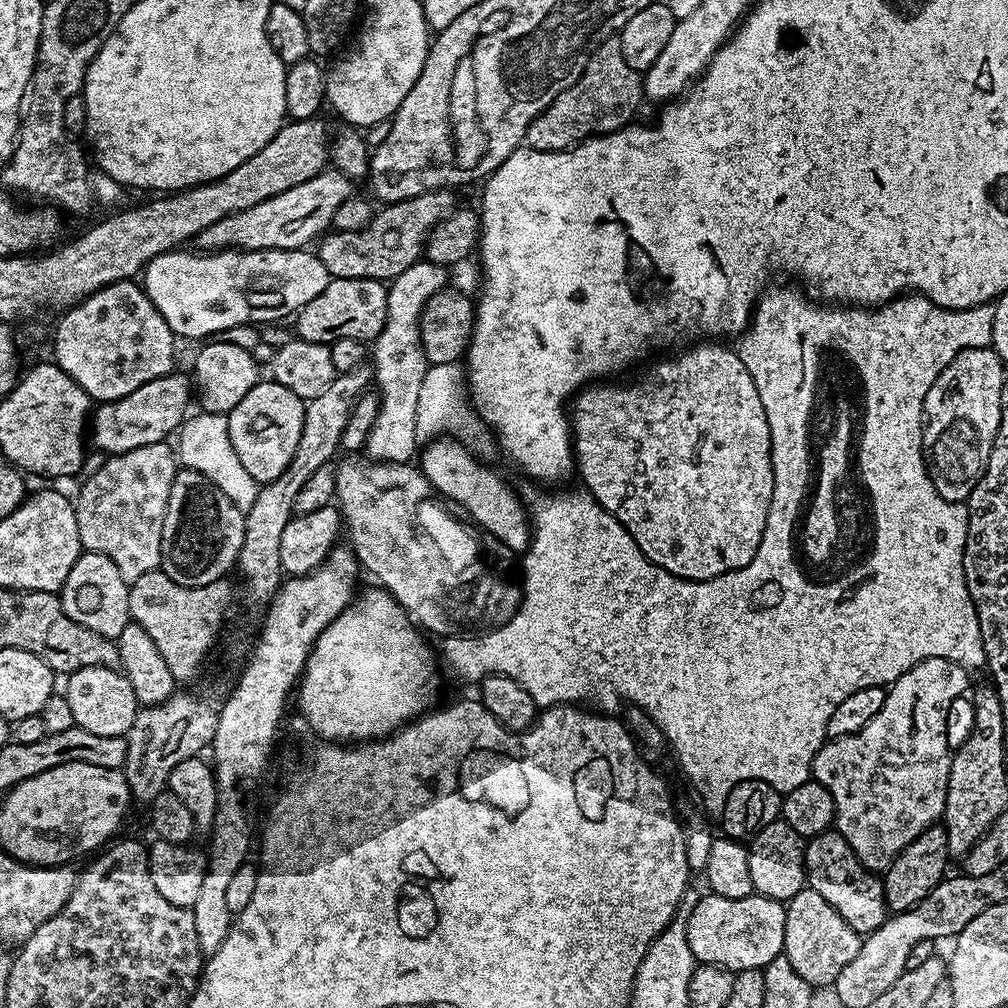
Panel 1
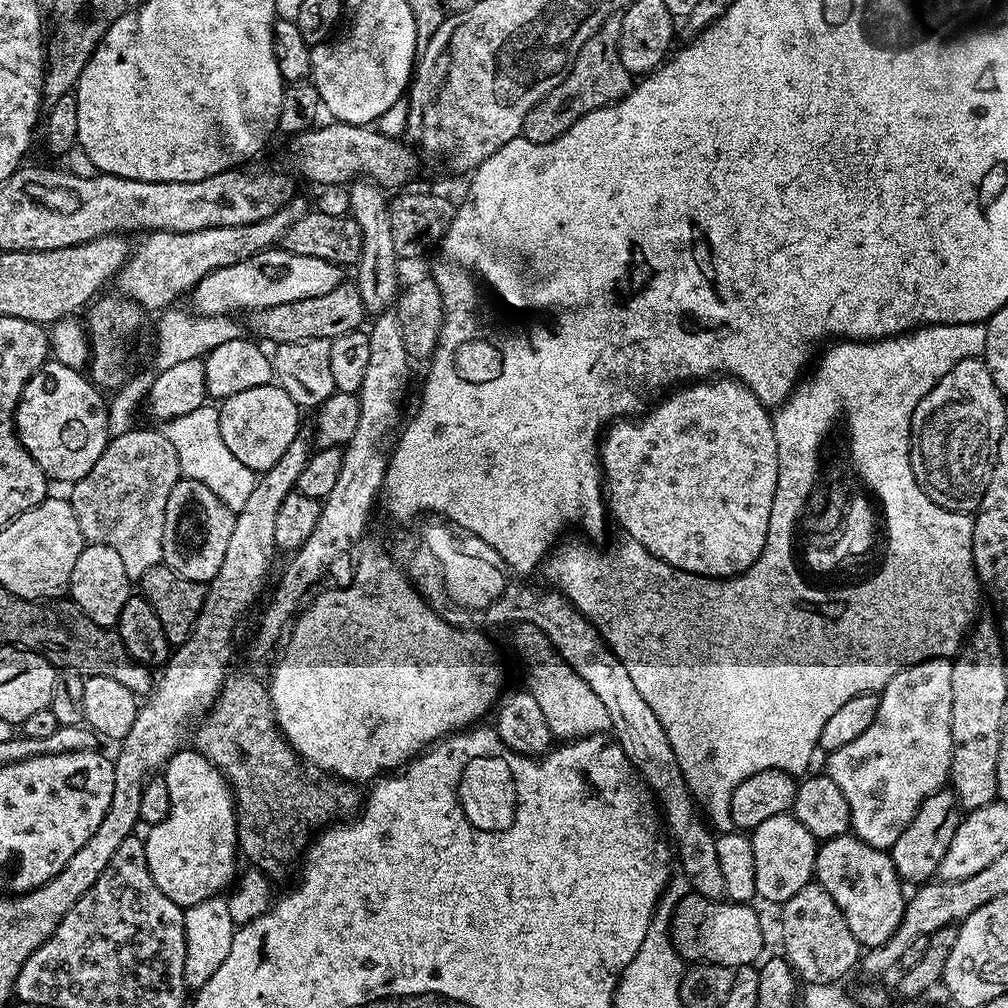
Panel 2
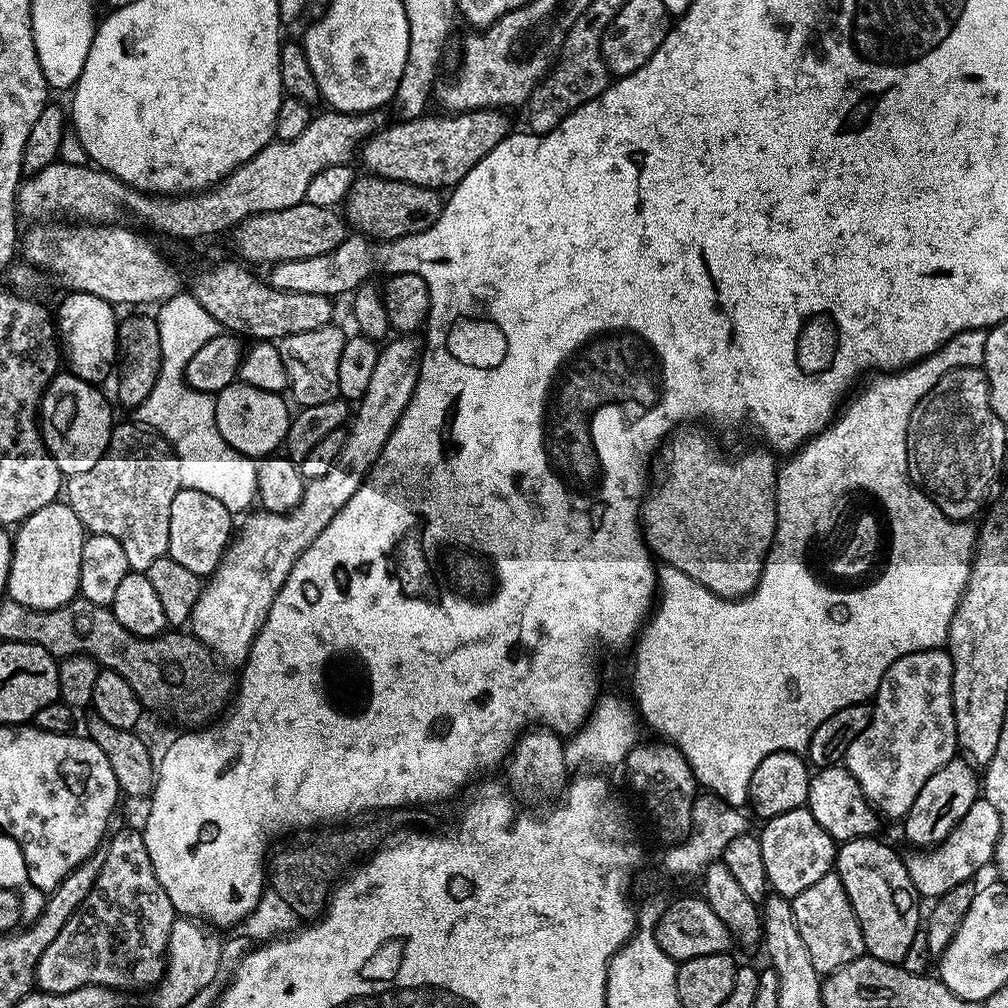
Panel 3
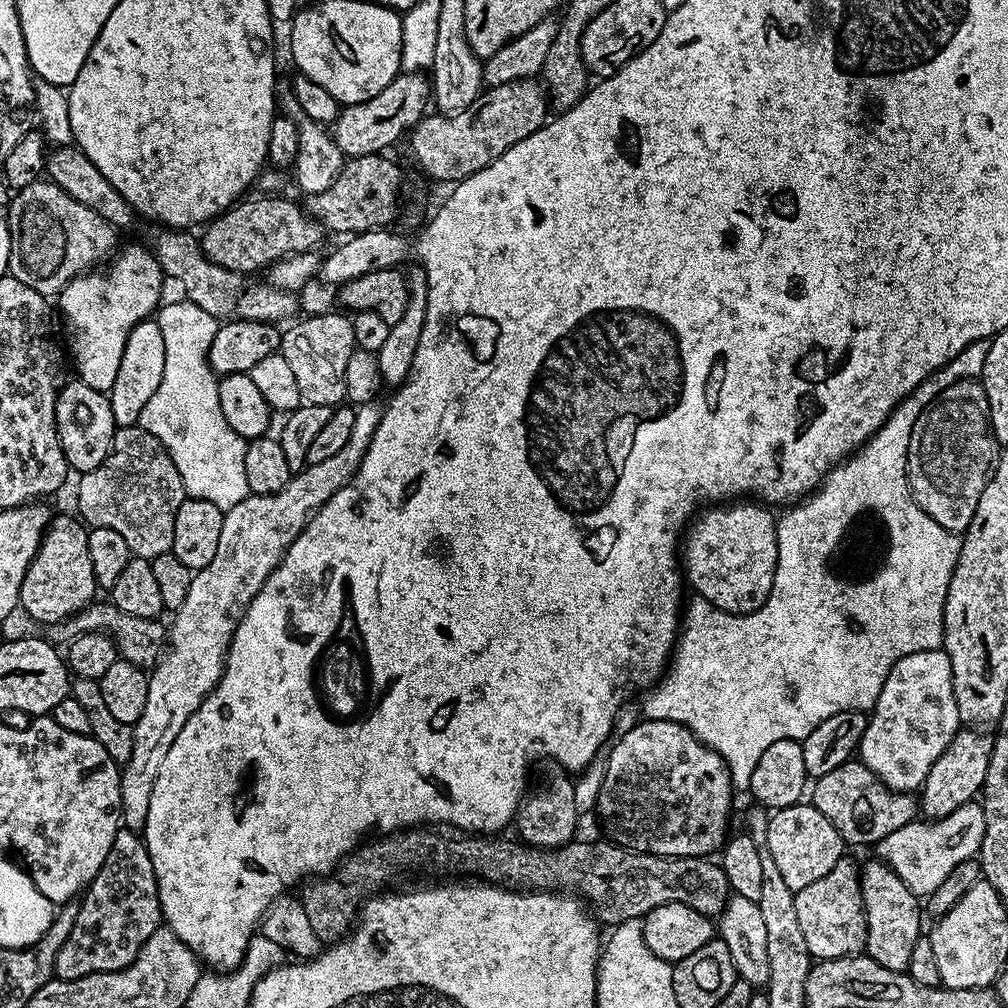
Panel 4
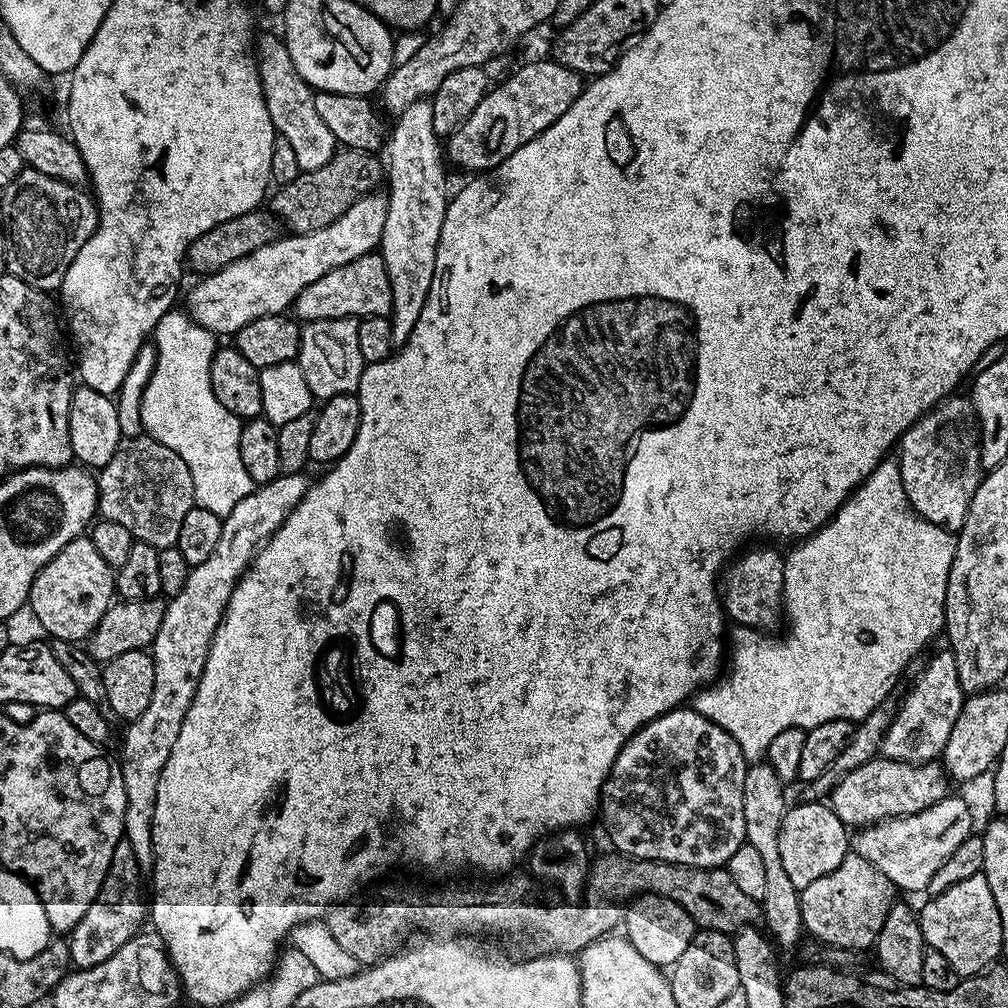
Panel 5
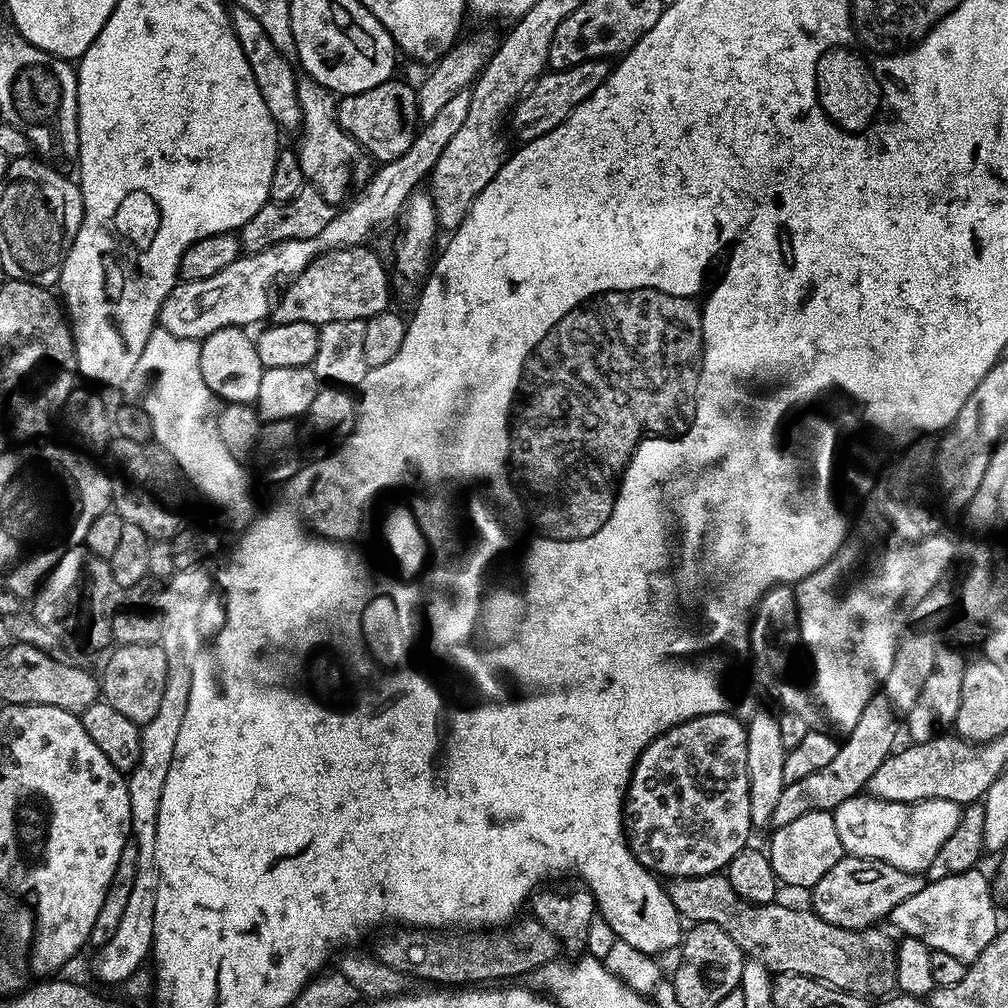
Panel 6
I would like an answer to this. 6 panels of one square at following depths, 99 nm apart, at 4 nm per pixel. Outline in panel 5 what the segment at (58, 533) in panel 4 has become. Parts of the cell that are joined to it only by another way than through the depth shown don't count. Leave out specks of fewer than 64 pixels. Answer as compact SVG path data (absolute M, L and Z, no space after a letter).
M82 535L74 538L34 578L32 589L28 595L28 604L30 605L31 615L40 623L41 629L45 633L49 632L49 637L58 640L71 640L73 642L87 641L93 630L102 622L102 614L114 602L114 593L116 592L116 578L114 570L106 562L102 562L102 554L94 550L94 542L87 536Z

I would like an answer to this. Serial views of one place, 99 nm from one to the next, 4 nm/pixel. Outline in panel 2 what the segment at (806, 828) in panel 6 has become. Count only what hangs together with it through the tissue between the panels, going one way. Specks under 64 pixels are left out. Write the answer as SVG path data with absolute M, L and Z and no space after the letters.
M787 812L774 814L774 818L766 818L757 828L751 829L752 845L754 846L754 886L756 887L757 897L762 901L769 900L776 906L783 906L787 900L794 898L802 886L813 883L816 875L816 849L818 841L798 818Z

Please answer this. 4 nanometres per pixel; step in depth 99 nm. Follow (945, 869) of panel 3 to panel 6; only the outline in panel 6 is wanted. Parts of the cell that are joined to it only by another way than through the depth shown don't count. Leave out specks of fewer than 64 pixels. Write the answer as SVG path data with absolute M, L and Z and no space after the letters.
M861 794L854 798L846 798L842 806L838 806L831 812L834 818L834 826L838 830L838 842L842 842L845 853L858 858L870 858L878 862L886 862L890 866L898 866L898 870L907 872L927 873L930 862L942 850L942 845L950 834L954 834L958 826L961 805L949 800L923 800L922 802L890 802L880 800L871 794Z

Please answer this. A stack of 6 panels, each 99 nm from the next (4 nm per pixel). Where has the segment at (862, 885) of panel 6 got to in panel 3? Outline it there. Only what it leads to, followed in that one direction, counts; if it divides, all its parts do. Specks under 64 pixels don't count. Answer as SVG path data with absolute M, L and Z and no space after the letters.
M835 871L822 874L822 878L818 878L818 882L813 882L811 886L806 886L802 894L791 897L790 903L798 934L802 934L802 942L806 942L806 950L810 954L810 962L814 962L816 972L833 972L854 962L854 958L865 955L860 924Z

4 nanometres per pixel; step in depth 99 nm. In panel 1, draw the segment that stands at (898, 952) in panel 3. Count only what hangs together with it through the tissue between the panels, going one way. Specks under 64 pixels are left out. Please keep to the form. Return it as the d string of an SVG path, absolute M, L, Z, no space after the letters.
M820 832L805 843L804 870L807 887L818 890L818 894L846 918L855 932L876 932L888 919L890 913L884 897L883 879L858 859L840 832Z

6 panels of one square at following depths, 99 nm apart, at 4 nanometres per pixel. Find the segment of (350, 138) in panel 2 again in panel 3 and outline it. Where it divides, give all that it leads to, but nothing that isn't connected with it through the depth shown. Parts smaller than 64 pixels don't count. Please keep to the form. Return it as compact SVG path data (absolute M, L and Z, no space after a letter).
M479 108L477 112L460 112L457 114L440 114L440 117L425 114L413 120L401 119L398 124L381 127L380 131L364 141L358 160L364 163L363 171L373 176L381 176L387 180L410 182L414 186L426 186L437 190L451 190L498 142L510 135L508 120L503 111L495 108Z

